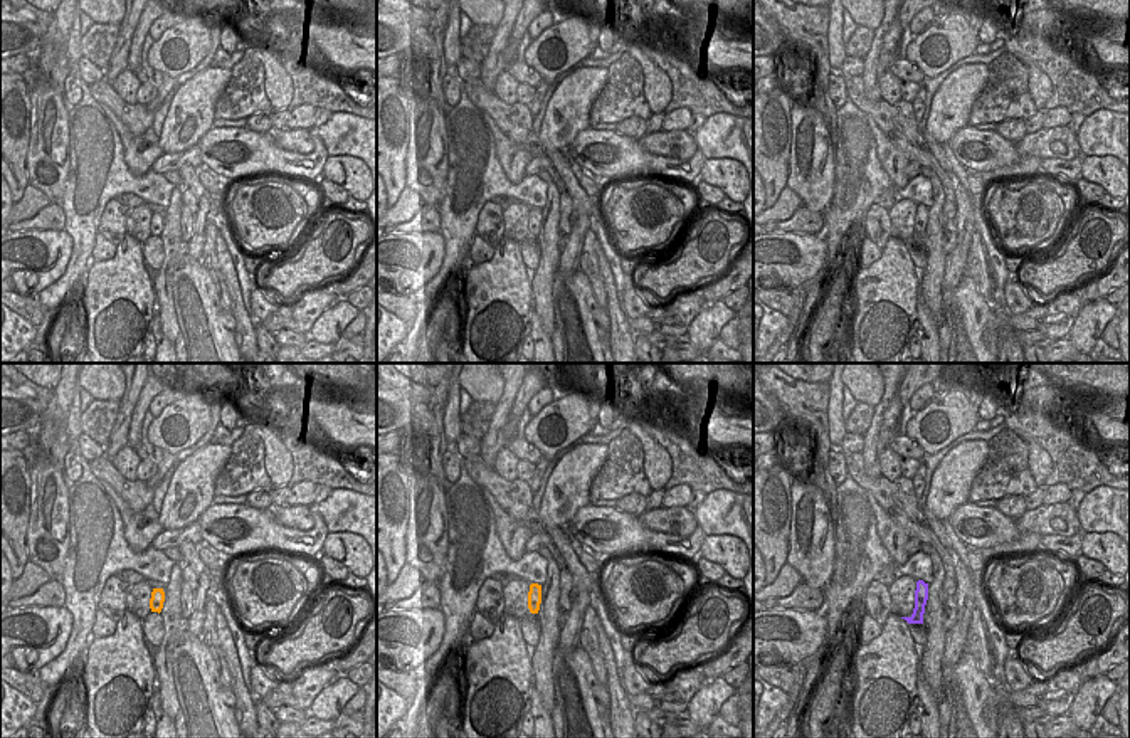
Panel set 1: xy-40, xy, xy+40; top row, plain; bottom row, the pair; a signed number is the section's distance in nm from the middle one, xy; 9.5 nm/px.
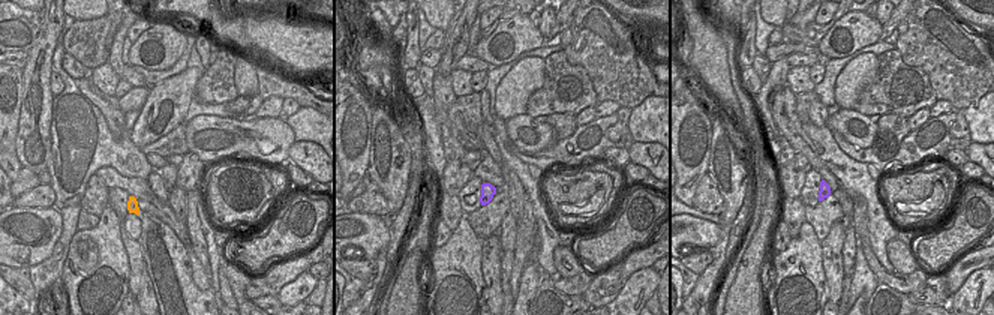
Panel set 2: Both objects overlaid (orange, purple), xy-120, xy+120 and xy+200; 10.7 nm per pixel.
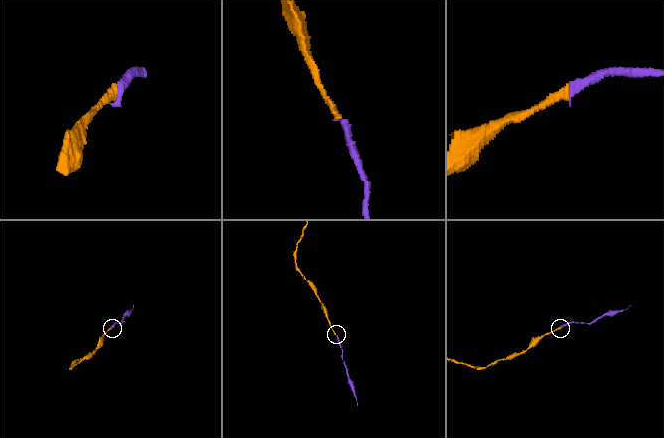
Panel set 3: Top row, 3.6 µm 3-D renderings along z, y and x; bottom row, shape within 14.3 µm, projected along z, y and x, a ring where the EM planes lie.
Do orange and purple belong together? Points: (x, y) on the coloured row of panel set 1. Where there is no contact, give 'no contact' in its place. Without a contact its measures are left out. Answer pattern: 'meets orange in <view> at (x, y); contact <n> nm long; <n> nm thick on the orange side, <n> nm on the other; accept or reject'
no contact; accept

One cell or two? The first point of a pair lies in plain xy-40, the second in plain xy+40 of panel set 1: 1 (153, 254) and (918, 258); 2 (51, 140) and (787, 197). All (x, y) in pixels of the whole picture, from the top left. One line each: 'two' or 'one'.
1: one
2: two

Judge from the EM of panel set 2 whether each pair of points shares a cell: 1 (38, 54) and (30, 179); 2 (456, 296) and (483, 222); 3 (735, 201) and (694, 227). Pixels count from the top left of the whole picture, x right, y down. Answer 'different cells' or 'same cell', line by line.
1: different cells
2: different cells
3: different cells

